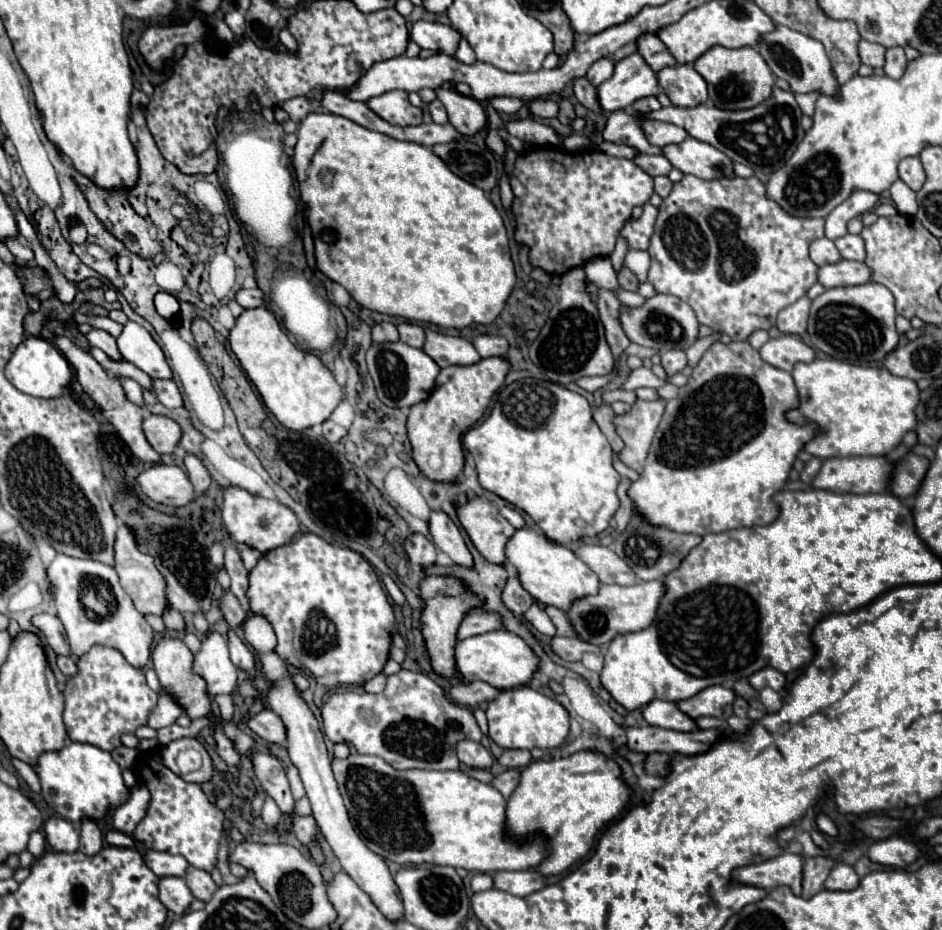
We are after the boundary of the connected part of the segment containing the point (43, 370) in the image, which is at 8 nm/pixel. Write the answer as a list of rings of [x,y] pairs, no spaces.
[[[35,336],[25,338],[17,346],[17,350],[13,352],[13,356],[5,368],[5,376],[17,390],[21,390],[23,394],[29,394],[29,396],[37,396],[37,398],[59,398],[61,394],[65,394],[69,390],[69,382],[73,378],[71,366],[67,362],[67,358],[63,356],[63,352],[59,348],[55,348],[51,342],[47,342],[43,338],[35,338]]]

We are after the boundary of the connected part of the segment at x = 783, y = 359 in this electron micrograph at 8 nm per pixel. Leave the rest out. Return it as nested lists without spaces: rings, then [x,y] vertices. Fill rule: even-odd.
[[[781,334],[779,338],[767,340],[759,348],[759,354],[767,364],[787,372],[791,372],[795,362],[811,362],[815,358],[815,350],[811,346],[789,334]]]

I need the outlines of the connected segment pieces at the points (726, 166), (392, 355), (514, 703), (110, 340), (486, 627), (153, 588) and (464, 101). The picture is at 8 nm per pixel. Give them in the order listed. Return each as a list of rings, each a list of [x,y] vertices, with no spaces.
[[[687,138],[681,144],[665,146],[663,156],[673,164],[673,168],[681,170],[683,174],[699,176],[703,180],[713,180],[723,174],[733,176],[731,158],[695,138]]]
[[[373,342],[367,350],[367,368],[375,382],[381,402],[385,402],[391,408],[409,408],[425,400],[429,392],[435,388],[435,376],[441,370],[429,354],[405,342]]]
[[[517,686],[503,690],[499,698],[489,702],[487,708],[489,738],[501,748],[557,748],[569,734],[571,716],[565,706],[529,686]]]
[[[91,328],[91,332],[87,334],[87,338],[89,338],[91,346],[97,346],[97,348],[101,348],[107,356],[111,356],[111,358],[115,358],[115,360],[121,360],[119,352],[117,352],[117,348],[115,348],[115,338],[113,338],[109,332]]]
[[[469,610],[467,616],[463,618],[459,630],[457,630],[457,640],[465,640],[469,636],[501,630],[501,618],[495,612],[481,612],[481,610]]]
[[[121,524],[117,530],[117,540],[115,540],[115,572],[119,574],[121,586],[123,590],[131,596],[135,608],[141,614],[155,614],[155,616],[163,616],[163,612],[169,608],[167,602],[167,582],[163,578],[163,574],[157,570],[153,556],[141,552],[137,548],[137,534],[131,526]]]
[[[437,88],[435,94],[443,102],[449,114],[449,122],[459,134],[473,136],[485,126],[485,110],[475,98],[463,96],[457,90],[447,88]]]

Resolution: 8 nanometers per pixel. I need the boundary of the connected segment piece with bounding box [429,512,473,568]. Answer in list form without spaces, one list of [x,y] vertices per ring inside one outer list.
[[[431,512],[429,530],[431,530],[435,546],[441,548],[441,552],[445,552],[455,564],[473,568],[473,556],[471,556],[467,544],[463,542],[459,528],[451,522],[451,518],[447,514]]]

